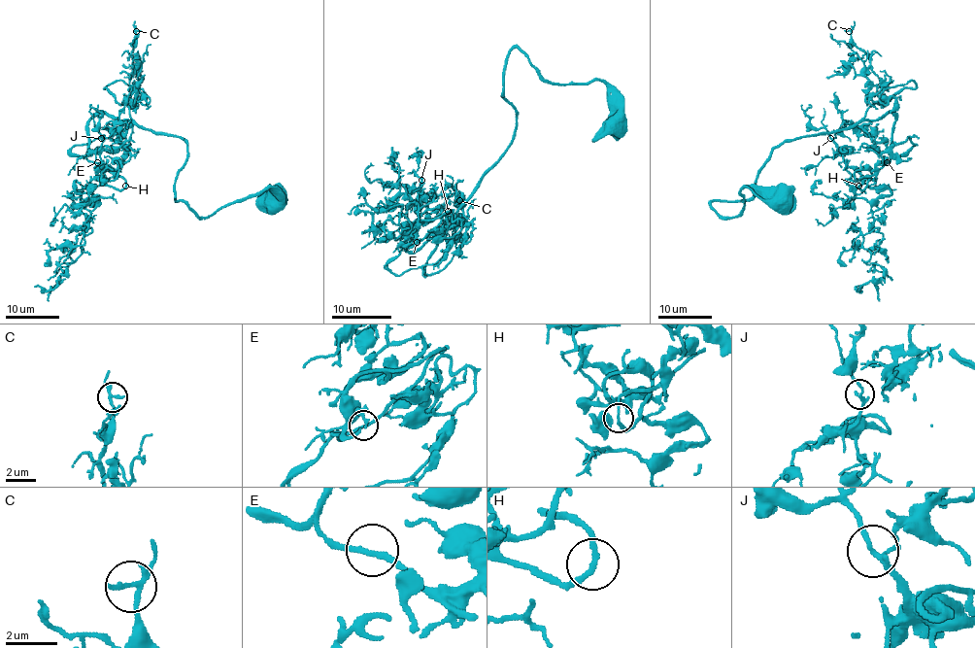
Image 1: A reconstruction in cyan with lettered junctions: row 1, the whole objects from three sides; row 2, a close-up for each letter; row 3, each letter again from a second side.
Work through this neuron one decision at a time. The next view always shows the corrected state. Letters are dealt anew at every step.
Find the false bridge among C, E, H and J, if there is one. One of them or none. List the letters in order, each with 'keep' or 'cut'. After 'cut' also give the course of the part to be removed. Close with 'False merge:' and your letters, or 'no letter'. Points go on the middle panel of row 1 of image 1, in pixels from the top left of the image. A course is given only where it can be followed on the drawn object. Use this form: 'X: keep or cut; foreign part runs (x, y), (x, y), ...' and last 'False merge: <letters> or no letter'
C: keep
E: keep
H: keep
J: keep
False merge: no letter

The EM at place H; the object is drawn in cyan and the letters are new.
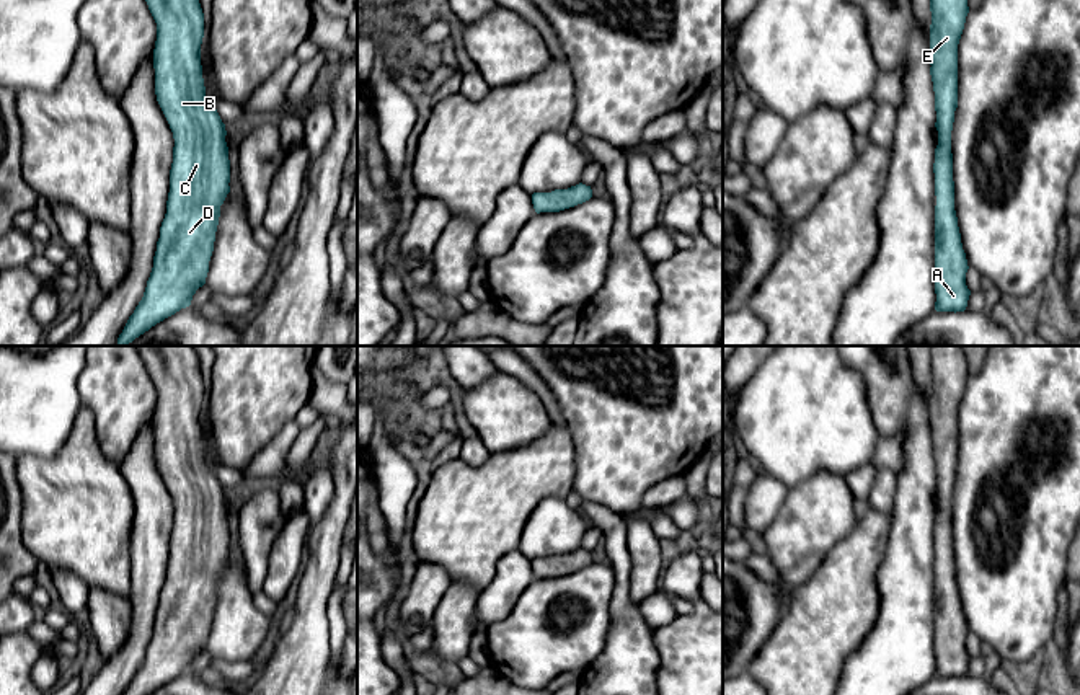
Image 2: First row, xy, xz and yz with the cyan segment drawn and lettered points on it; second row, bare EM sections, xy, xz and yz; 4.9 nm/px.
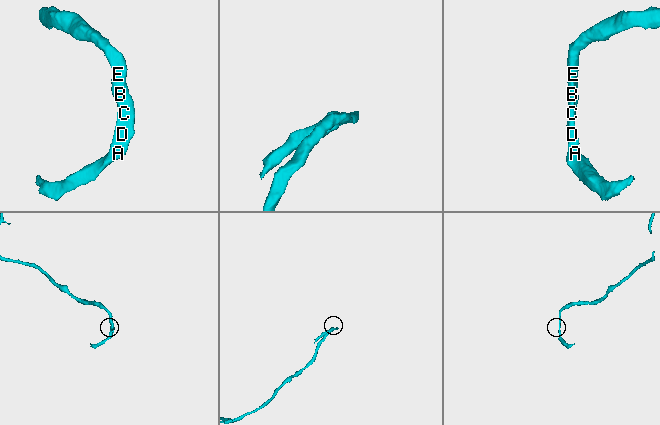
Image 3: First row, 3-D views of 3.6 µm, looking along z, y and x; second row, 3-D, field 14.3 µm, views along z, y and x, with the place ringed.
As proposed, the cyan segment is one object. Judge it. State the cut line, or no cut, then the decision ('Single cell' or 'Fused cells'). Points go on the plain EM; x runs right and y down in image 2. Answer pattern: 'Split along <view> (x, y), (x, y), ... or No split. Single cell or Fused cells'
No split. Single cell

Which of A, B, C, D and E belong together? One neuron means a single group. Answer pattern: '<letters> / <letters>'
A B C D E

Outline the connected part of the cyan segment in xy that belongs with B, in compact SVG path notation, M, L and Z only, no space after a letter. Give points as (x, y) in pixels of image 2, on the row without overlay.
M135 346L157 388L153 414L155 460L173 498L173 529L166 579L142 666L124 695L150 695L181 674L206 649L214 617L220 571L230 558L230 525L225 489L206 463L201 431L204 378L194 346Z

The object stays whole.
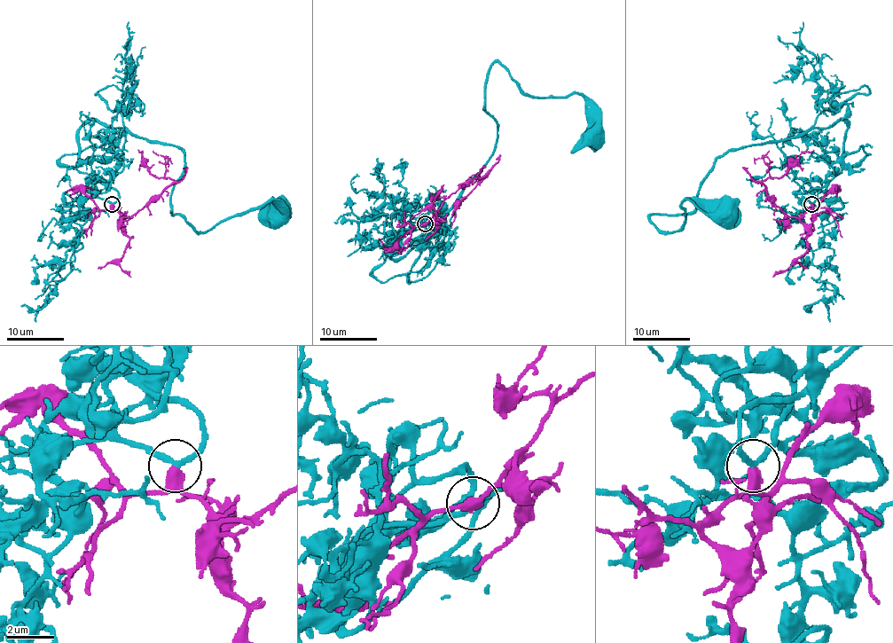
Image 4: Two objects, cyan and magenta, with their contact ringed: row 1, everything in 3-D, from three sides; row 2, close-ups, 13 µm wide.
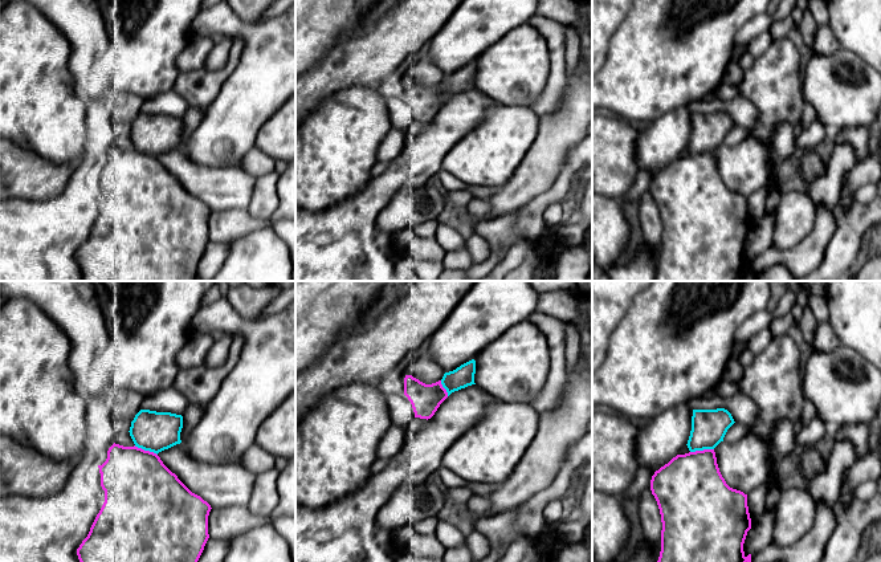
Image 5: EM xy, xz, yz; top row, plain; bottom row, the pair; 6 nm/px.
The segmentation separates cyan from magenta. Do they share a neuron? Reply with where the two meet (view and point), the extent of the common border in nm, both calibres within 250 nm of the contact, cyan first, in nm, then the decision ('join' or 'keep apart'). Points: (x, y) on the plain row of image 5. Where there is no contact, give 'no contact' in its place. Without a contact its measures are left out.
meets cyan in yz at (701, 153); contact 150 nm long; 220 nm thick on the cyan side, 420 nm on the other; keep apart

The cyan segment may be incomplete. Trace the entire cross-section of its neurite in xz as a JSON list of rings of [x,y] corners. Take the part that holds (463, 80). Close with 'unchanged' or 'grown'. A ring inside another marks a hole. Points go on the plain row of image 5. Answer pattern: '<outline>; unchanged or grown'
[[[472,62],[461,68],[456,73],[445,76],[441,82],[441,87],[446,93],[449,99],[454,94],[476,87],[474,77],[476,77],[476,64]]]; unchanged

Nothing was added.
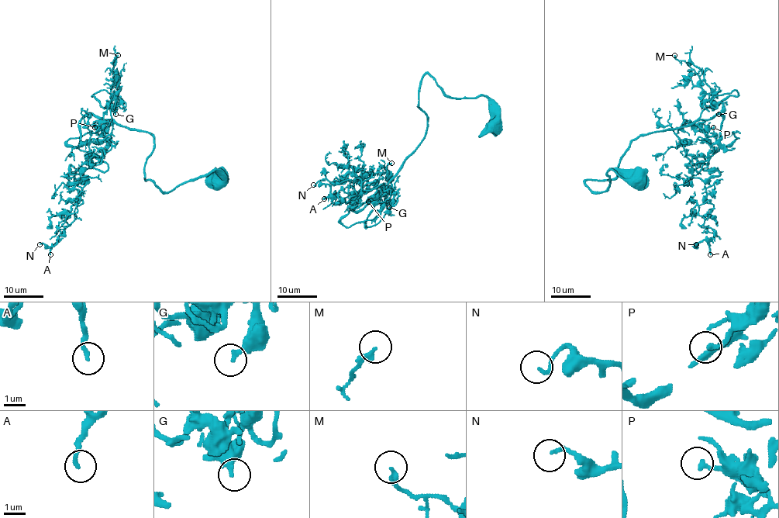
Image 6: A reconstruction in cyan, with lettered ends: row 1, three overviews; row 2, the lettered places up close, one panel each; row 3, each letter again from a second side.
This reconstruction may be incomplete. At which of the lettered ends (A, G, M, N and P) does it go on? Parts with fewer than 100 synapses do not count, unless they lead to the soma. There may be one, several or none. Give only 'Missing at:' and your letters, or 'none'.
Missing at: none

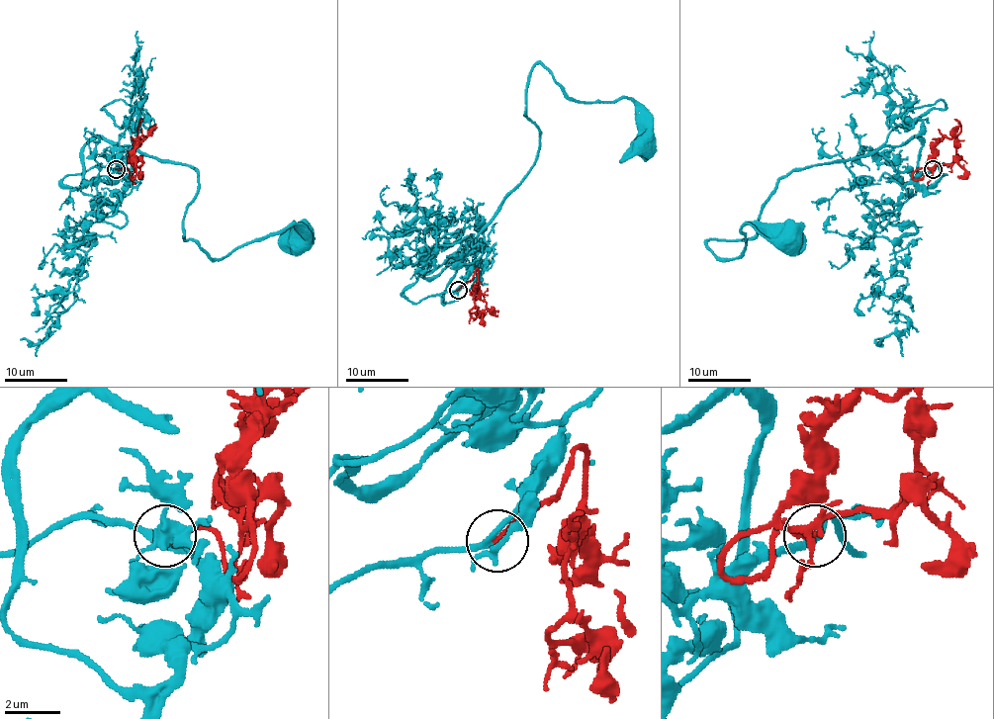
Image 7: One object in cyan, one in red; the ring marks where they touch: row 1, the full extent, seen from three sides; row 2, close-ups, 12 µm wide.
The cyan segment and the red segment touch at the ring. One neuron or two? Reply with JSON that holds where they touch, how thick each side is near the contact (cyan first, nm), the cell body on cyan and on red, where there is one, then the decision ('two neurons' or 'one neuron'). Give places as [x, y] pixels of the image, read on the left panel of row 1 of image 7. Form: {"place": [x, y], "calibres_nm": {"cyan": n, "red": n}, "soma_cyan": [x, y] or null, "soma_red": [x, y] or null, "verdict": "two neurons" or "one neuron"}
{"place": [116, 169], "calibres_nm": {"cyan": 200, "red": 170}, "soma_cyan": [301, 236], "soma_red": null, "verdict": "one neuron"}

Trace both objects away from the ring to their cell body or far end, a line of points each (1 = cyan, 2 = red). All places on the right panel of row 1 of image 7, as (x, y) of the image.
1: (934, 170), (901, 186), (877, 149), (809, 165), (753, 237), (707, 246), (735, 259), (746, 223), (788, 238)
2: (934, 170), (926, 168), (921, 178), (913, 176), (920, 168), (949, 164), (953, 157), (960, 125), (953, 119)

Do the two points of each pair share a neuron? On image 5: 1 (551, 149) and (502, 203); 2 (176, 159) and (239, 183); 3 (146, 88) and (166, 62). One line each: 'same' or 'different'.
1: same
2: same
3: same

